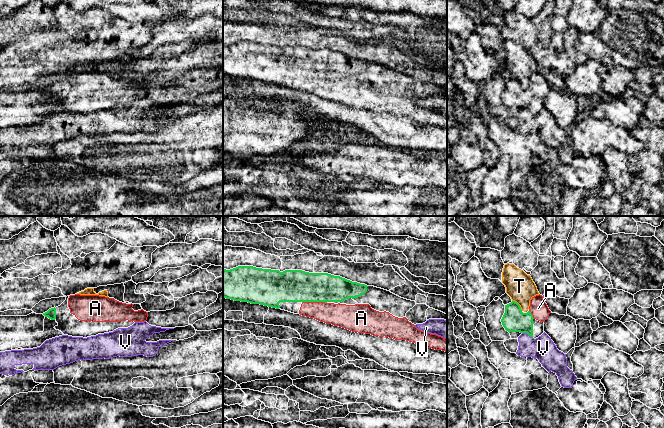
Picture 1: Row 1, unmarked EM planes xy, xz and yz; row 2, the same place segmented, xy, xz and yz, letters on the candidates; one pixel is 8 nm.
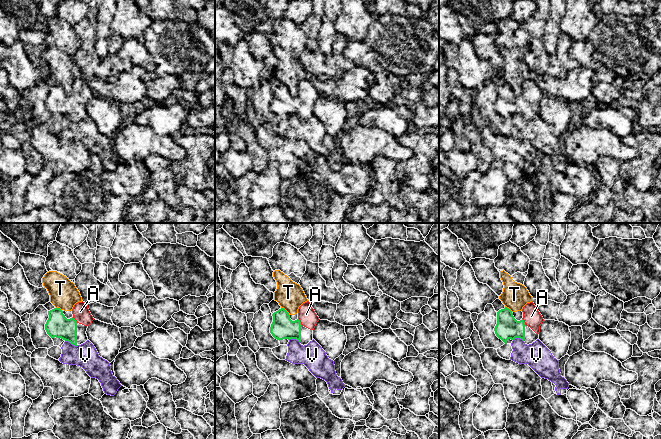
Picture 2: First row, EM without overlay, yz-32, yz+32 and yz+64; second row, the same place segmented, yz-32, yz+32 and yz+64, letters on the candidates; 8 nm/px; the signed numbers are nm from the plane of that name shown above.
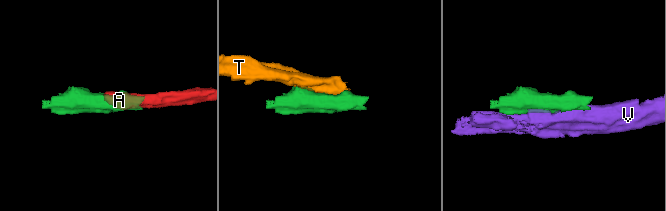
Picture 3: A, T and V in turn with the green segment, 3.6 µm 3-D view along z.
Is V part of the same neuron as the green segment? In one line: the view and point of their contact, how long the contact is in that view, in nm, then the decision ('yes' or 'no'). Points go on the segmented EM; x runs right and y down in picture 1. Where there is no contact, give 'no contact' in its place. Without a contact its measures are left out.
meets green in yz at (527, 333); contact 100 nm long; no

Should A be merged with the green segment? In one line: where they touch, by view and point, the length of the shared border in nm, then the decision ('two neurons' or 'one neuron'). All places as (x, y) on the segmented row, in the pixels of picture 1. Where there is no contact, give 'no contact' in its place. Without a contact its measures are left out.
xz (314, 301) | 200 nm | one neuron

